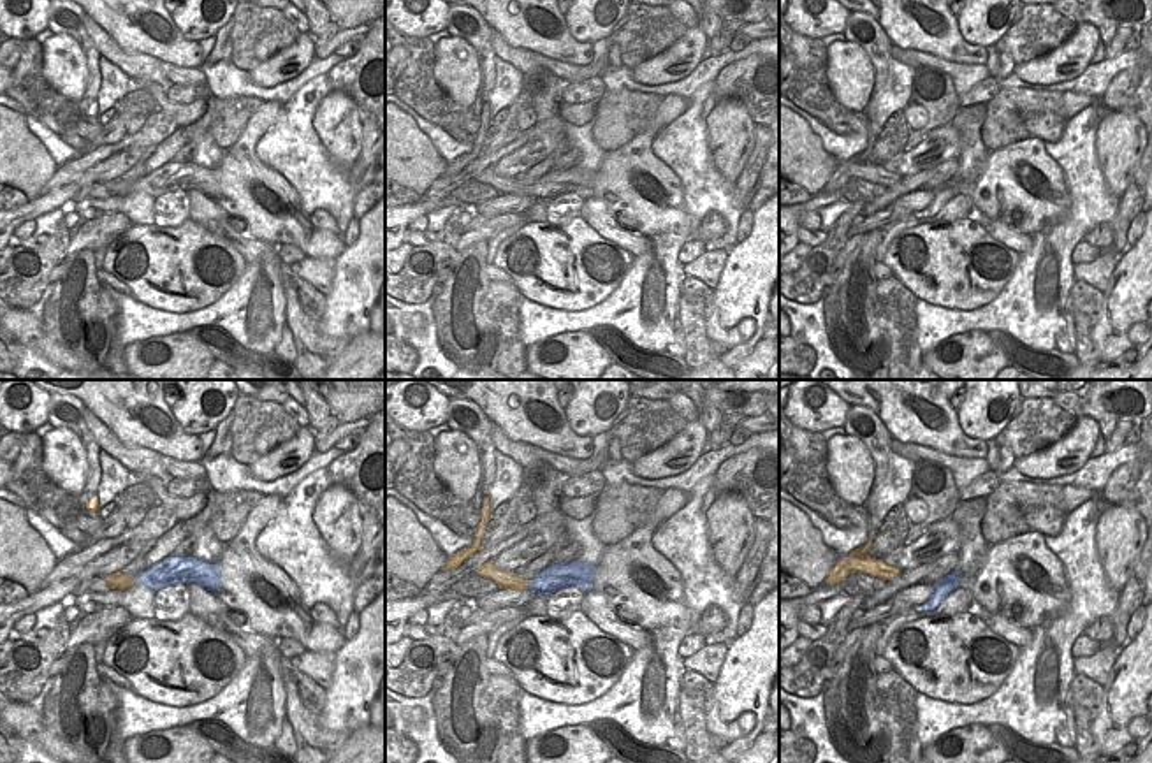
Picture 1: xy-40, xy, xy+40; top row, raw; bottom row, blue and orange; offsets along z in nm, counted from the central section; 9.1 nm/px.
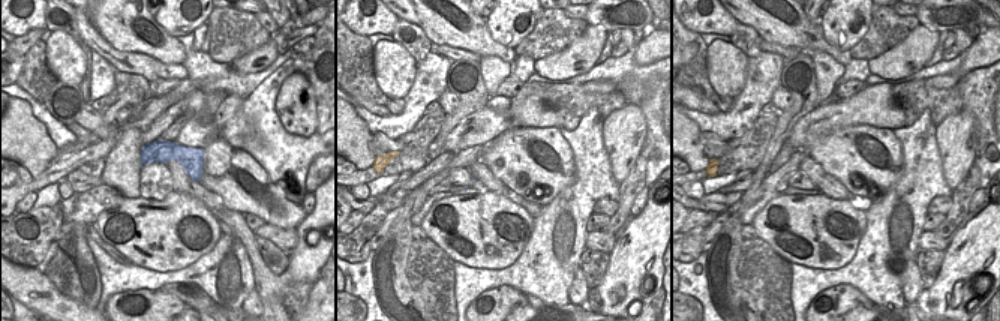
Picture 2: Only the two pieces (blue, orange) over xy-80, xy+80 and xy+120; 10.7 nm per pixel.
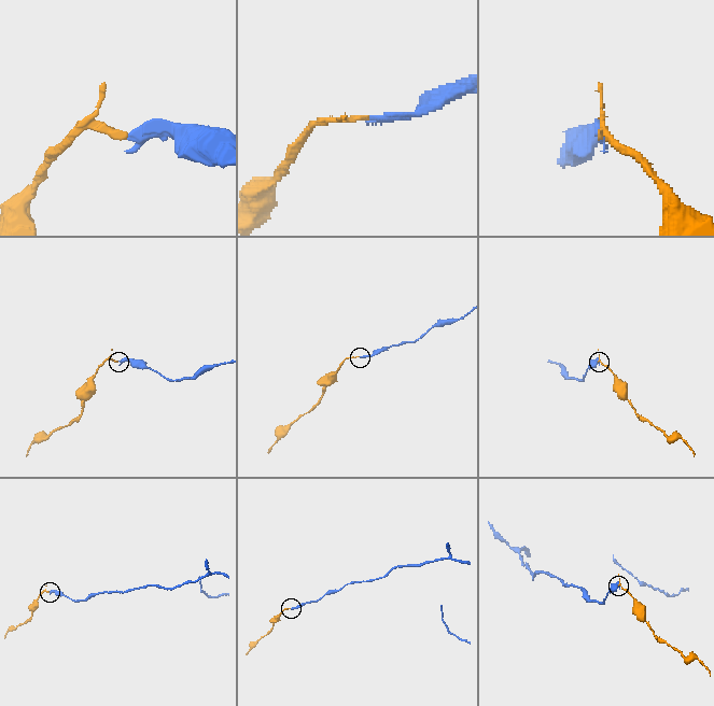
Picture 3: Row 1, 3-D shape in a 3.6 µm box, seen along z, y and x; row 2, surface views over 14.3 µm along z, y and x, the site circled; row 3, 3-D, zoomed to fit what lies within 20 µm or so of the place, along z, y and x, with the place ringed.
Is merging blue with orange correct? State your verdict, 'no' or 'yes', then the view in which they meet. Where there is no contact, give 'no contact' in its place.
no | xy

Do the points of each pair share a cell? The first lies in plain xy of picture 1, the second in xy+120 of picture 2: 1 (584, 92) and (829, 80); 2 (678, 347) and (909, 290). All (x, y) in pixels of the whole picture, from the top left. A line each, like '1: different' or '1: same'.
1: different
2: same

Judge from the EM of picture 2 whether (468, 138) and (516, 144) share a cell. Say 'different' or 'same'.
different

